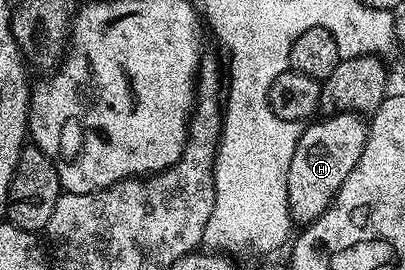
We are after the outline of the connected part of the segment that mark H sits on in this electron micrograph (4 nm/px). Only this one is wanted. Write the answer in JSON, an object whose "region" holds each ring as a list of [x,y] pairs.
{"region":[[[332,114],[312,121],[307,128],[293,143],[293,160],[289,160],[287,195],[295,224],[316,222],[331,207],[341,184],[345,184],[349,172],[353,172],[357,160],[361,160],[369,126],[357,114]]]}

